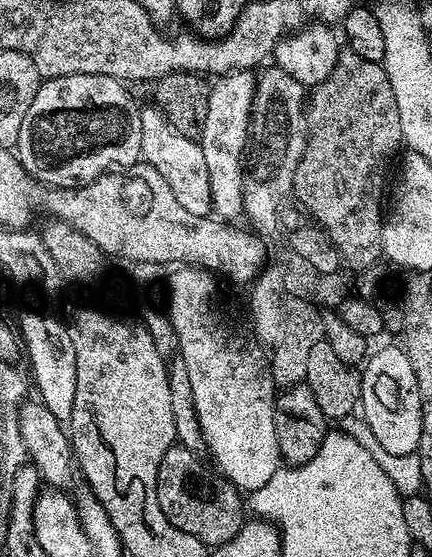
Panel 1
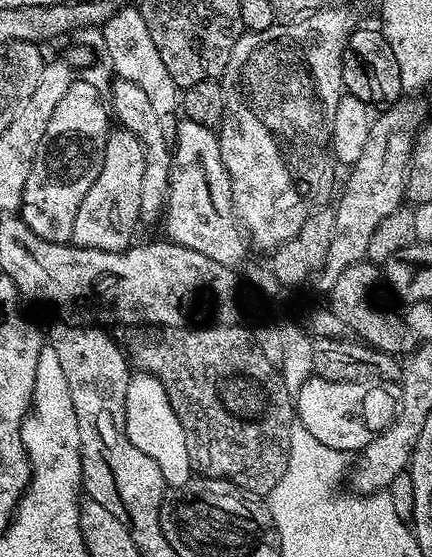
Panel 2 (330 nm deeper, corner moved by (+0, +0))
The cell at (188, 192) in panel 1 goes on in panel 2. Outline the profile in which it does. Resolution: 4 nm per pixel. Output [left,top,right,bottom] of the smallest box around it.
[102,7,182,118]

